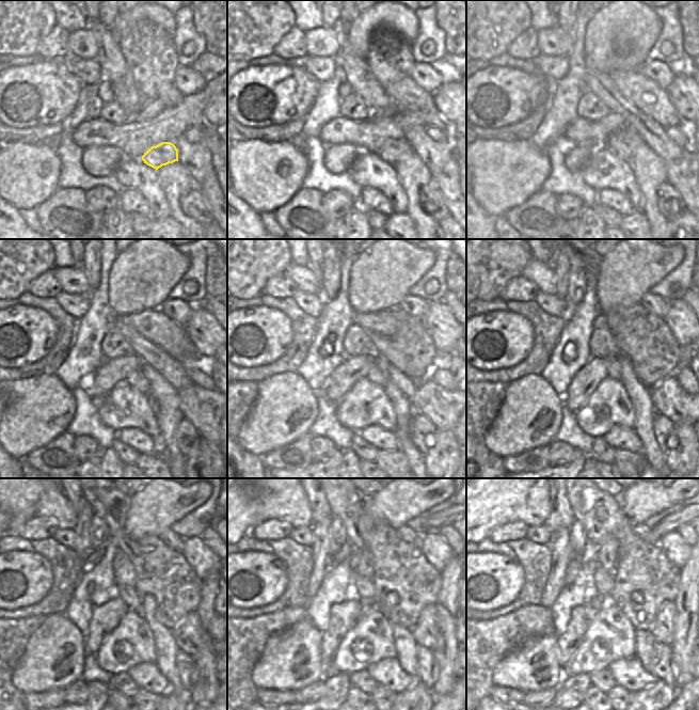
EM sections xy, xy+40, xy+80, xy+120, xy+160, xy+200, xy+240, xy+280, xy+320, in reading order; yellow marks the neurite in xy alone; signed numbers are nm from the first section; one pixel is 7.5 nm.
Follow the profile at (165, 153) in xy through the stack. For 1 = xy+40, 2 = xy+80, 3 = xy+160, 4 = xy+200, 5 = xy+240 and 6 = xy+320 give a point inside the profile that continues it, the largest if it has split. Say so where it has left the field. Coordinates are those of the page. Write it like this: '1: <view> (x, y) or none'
1: xy+40 (391, 151)
2: xy+80 (623, 144)
3: xy+160 (377, 374)
4: xy+200 (613, 362)
5: xy+240 (128, 594)
6: xy+320 (597, 581)

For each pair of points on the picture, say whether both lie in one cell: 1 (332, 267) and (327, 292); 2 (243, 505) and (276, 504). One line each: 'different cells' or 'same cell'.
1: same cell
2: same cell

